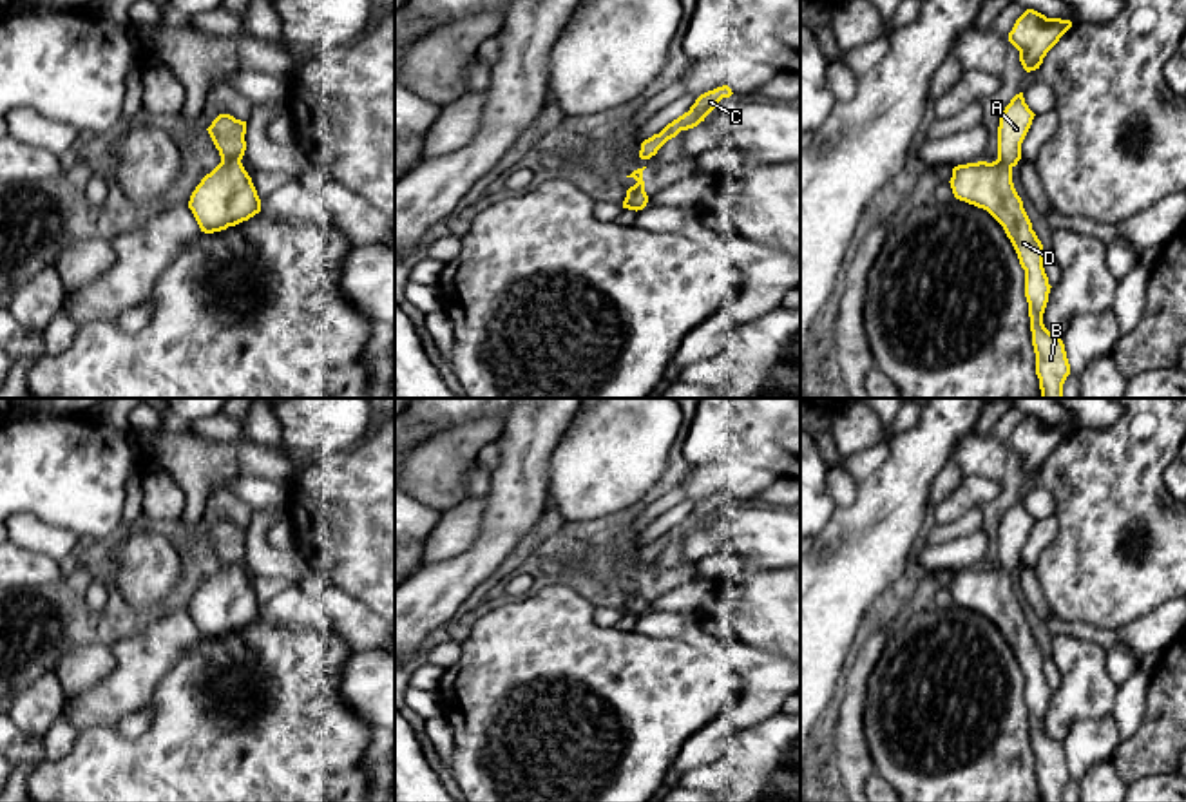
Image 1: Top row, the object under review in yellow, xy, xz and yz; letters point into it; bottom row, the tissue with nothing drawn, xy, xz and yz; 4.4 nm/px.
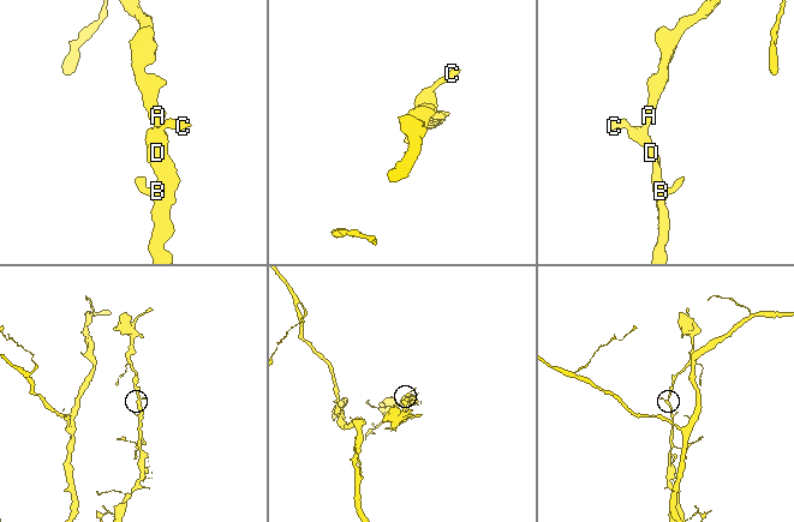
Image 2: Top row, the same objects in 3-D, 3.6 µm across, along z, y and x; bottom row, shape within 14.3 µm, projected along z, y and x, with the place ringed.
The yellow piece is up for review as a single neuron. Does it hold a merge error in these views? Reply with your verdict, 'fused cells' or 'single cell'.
single cell

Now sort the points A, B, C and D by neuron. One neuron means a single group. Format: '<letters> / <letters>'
A B C D

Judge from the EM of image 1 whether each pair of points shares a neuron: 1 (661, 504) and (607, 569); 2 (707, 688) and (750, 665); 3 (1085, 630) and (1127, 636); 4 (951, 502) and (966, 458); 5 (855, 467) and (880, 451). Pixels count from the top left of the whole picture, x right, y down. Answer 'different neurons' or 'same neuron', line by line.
1: same neuron
2: different neurons
3: same neuron
4: different neurons
5: same neuron

